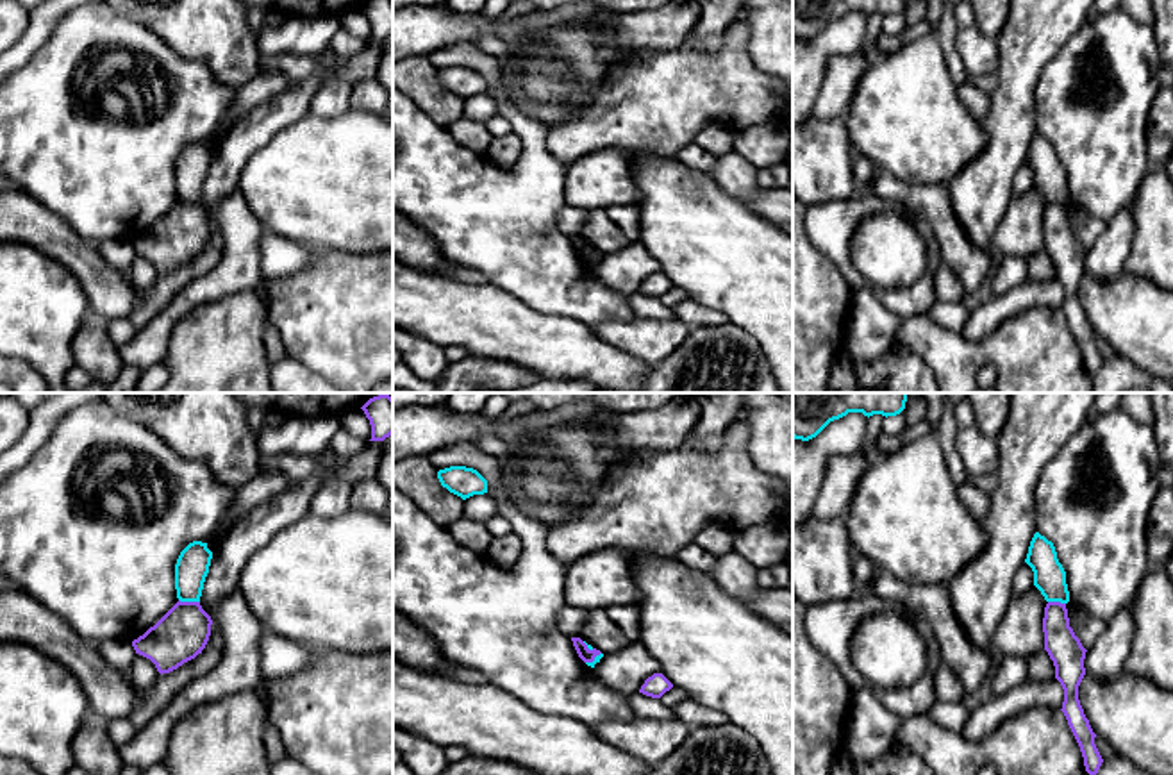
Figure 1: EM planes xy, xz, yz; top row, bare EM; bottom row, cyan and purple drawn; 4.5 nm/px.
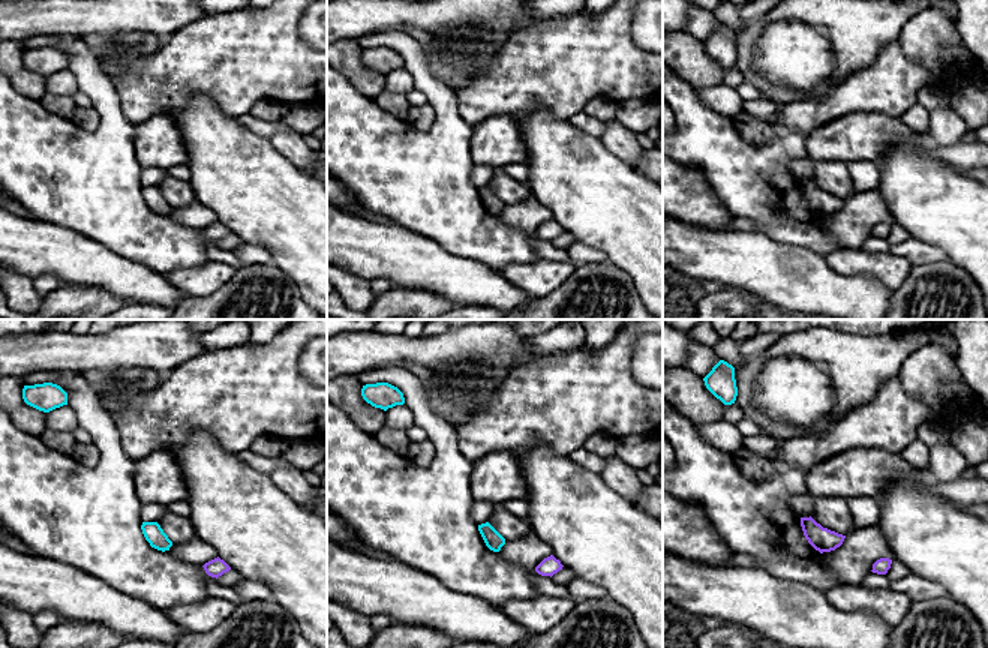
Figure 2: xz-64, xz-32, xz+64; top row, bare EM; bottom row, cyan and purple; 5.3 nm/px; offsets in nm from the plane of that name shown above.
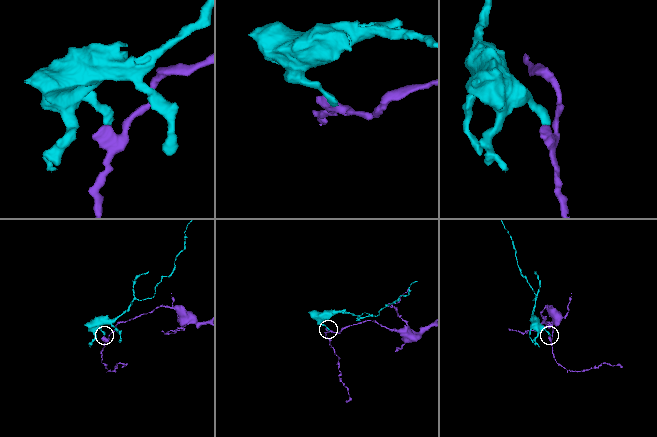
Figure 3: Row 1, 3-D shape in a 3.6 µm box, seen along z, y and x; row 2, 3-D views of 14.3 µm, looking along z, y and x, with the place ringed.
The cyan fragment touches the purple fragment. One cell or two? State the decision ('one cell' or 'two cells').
two cells

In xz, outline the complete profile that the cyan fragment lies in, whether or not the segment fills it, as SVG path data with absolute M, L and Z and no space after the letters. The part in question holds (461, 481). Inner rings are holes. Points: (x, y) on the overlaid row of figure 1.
M450 466L437 471L443 488L462 500L487 493L487 480L473 468Z

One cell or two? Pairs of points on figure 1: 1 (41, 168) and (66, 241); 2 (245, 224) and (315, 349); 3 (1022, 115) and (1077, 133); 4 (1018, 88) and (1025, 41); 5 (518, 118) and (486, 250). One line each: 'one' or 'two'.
1: two
2: two
3: two
4: one
5: one

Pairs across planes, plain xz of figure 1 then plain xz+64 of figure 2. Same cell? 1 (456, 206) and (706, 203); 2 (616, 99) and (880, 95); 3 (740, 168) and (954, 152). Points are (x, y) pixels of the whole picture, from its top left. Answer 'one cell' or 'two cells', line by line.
1: two cells
2: one cell
3: two cells

